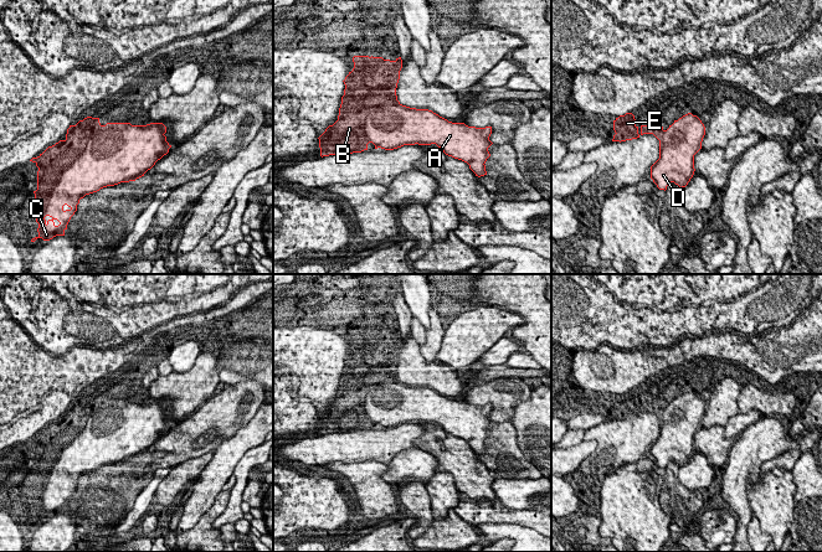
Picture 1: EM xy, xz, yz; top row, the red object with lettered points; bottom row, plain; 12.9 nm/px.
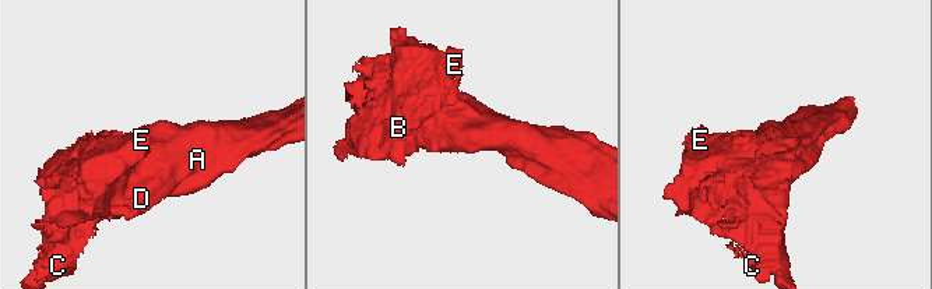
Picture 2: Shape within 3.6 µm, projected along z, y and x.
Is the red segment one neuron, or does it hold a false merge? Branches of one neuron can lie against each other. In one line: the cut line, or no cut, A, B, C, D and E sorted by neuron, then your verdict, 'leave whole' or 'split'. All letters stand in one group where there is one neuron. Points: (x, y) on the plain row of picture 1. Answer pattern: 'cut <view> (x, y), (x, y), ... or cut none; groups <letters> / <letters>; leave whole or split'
cut none; groups A B C D E; leave whole

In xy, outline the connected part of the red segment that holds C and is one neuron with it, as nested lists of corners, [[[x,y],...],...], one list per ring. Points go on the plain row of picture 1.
[[[92,394],[70,403],[65,418],[48,424],[37,435],[30,438],[38,445],[37,468],[34,469],[38,514],[31,520],[37,516],[50,519],[56,514],[65,514],[79,478],[86,473],[144,454],[171,425],[165,411],[166,404],[163,401],[147,403],[107,401],[102,403],[99,396]]]

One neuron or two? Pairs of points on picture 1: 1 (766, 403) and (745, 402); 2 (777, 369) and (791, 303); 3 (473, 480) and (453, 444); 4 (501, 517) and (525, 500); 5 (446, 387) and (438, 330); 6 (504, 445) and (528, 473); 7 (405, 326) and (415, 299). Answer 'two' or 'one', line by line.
1: one
2: two
3: one
4: two
5: two
6: one
7: two

